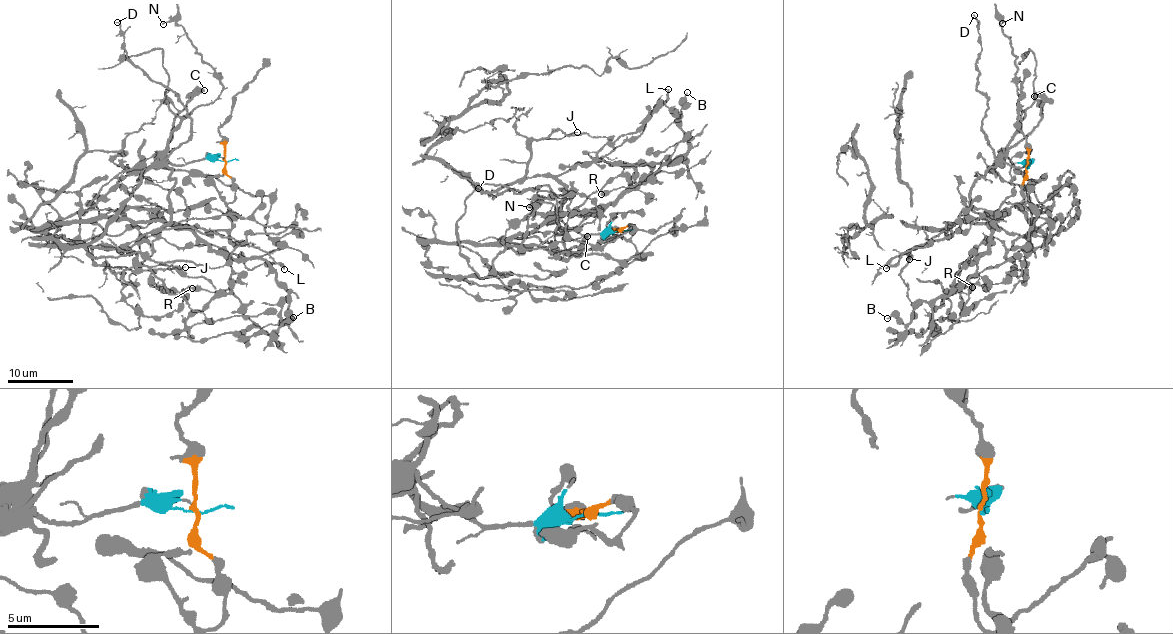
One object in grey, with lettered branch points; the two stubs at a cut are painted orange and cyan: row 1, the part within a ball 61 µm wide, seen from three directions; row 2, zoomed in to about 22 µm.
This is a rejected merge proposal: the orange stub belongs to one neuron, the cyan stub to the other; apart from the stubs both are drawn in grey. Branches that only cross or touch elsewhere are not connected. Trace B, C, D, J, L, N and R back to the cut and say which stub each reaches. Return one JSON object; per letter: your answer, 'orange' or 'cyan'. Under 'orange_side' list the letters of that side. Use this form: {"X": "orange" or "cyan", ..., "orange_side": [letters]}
{"B": "orange", "C": "cyan", "D": "cyan", "J": "cyan", "L": "cyan", "N": "cyan", "R": "orange", "orange_side": ["B", "R"]}

